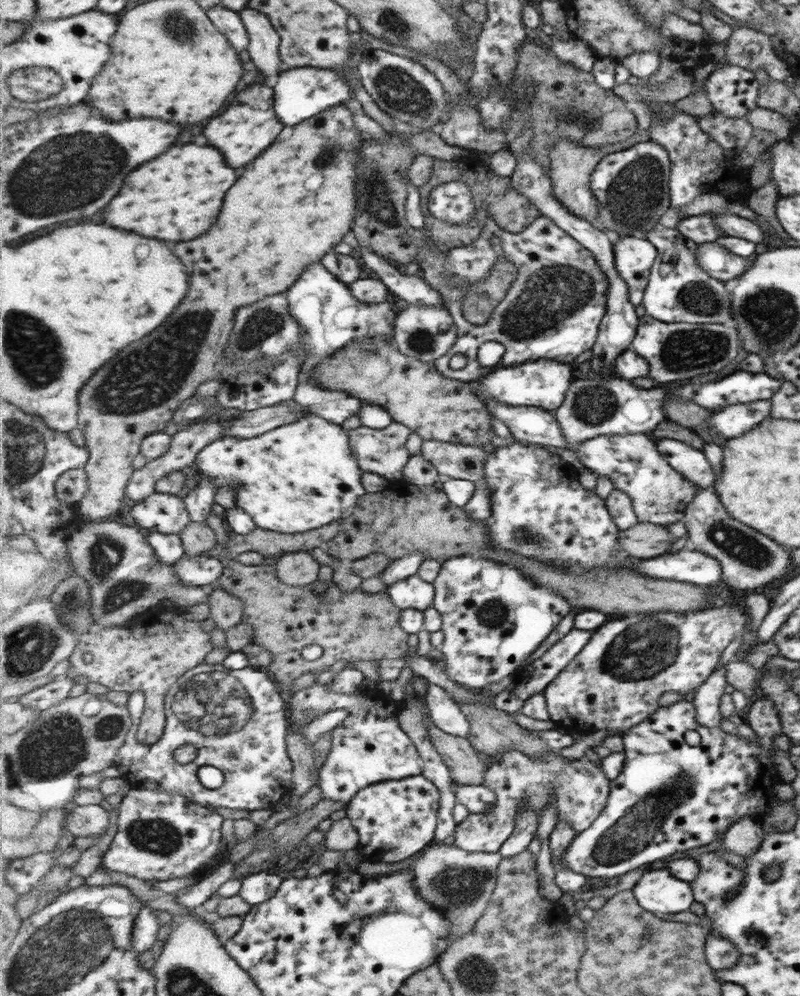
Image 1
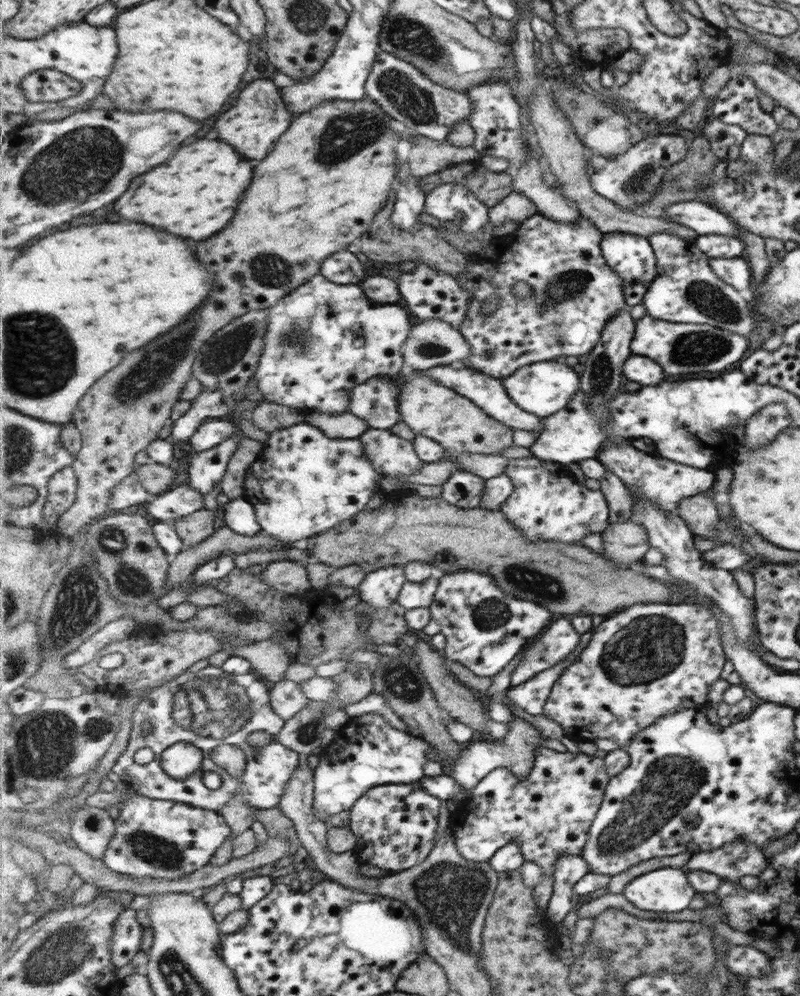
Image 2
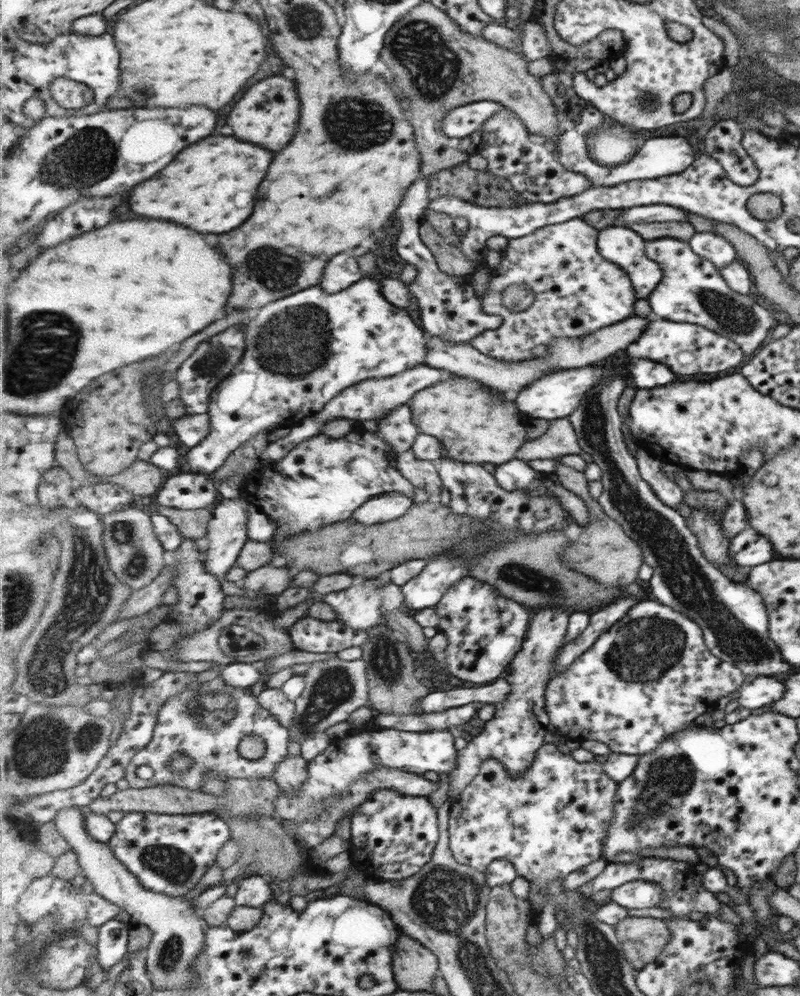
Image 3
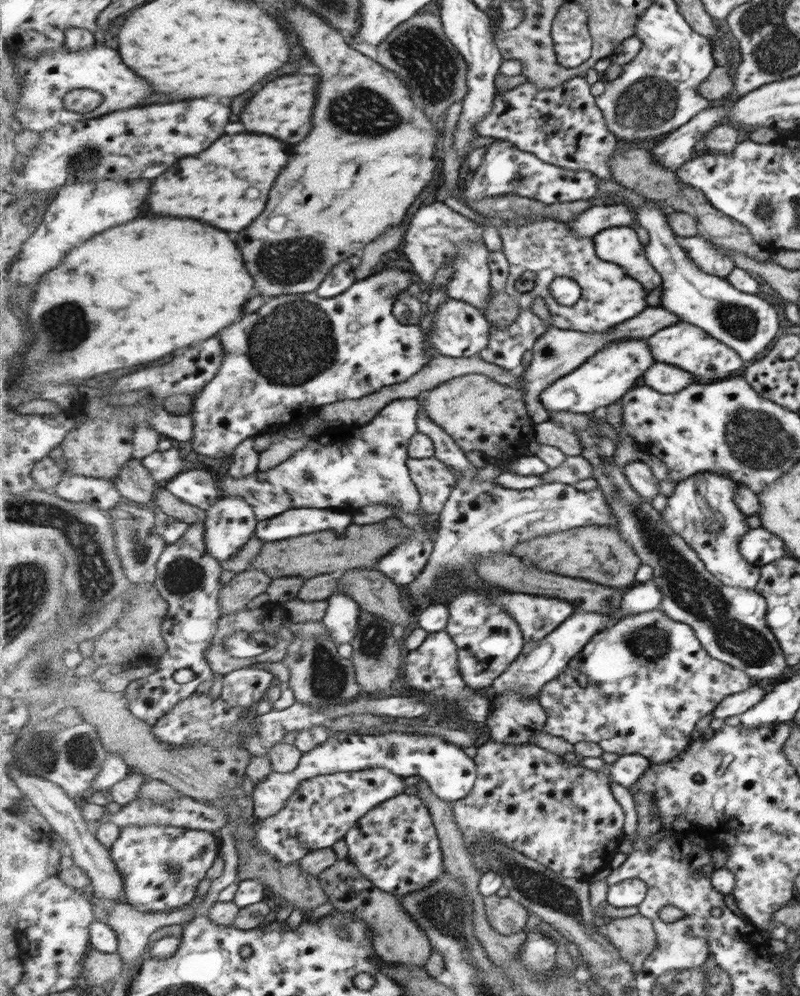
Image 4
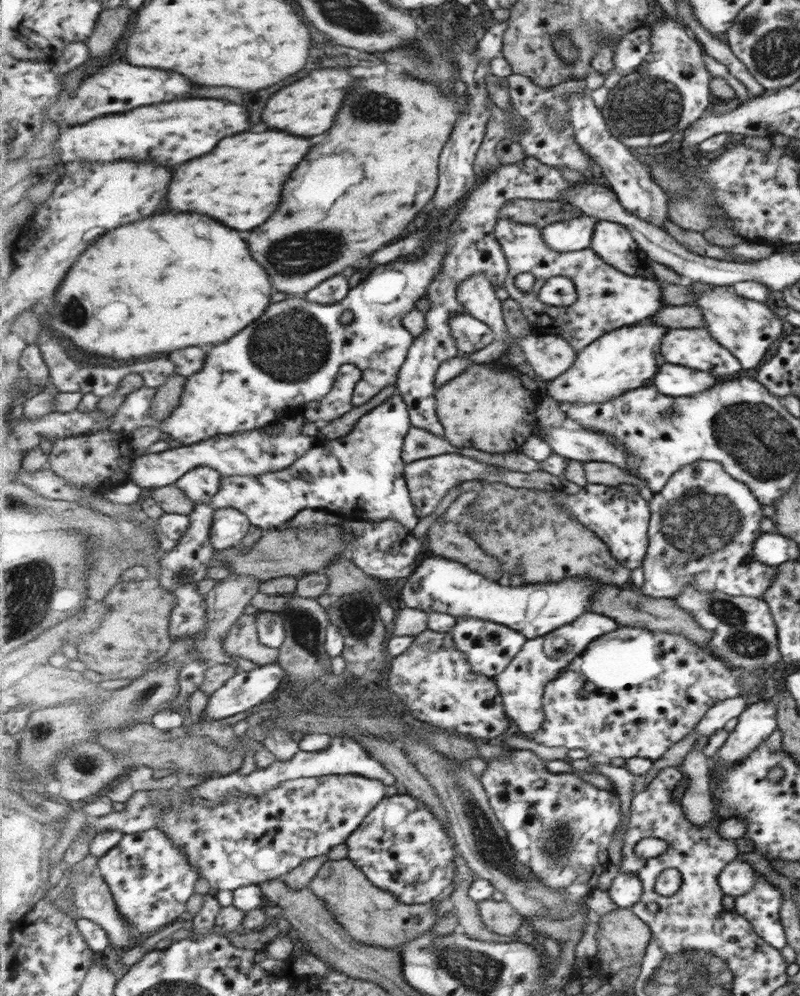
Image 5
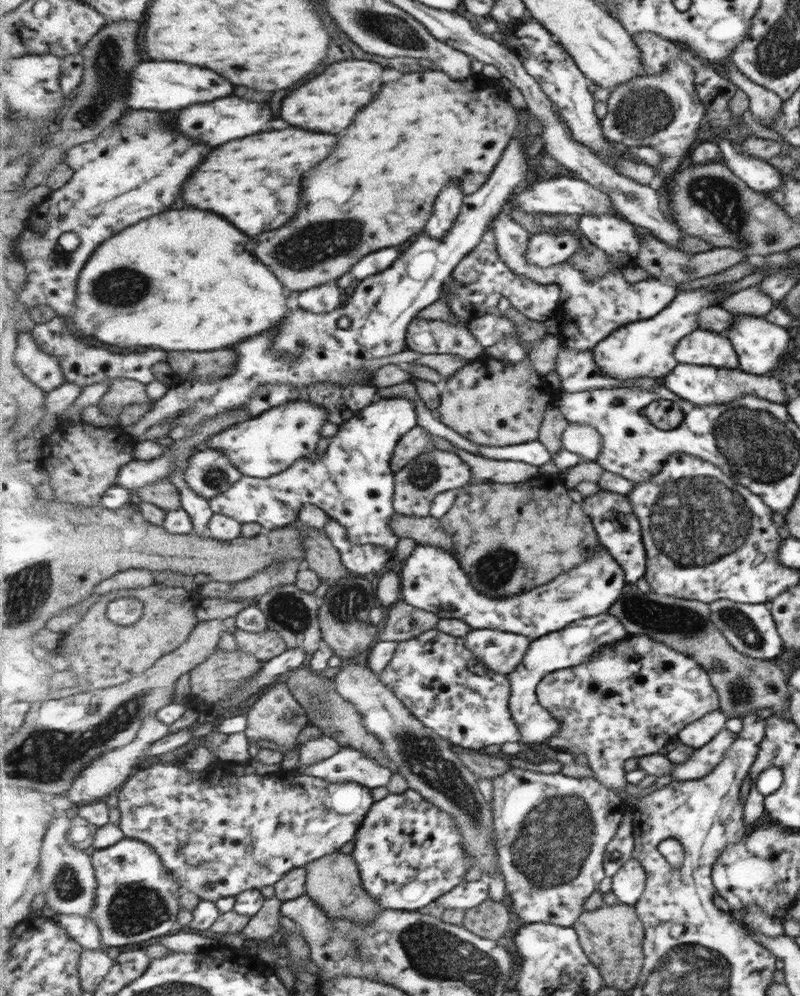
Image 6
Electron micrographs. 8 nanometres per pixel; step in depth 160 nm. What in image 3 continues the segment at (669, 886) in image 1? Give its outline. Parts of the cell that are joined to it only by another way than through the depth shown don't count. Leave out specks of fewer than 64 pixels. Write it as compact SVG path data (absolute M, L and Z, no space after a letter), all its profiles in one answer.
M639 880L614 889L610 900L627 910L659 908L663 898L661 884Z

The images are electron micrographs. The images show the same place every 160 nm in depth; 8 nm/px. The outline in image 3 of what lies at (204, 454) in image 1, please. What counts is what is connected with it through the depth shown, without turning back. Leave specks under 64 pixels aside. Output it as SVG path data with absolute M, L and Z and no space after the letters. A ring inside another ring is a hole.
M403 403L395 408L391 414L378 422L378 432L363 432L359 434L352 430L343 438L333 439L319 434L303 442L291 450L285 458L277 462L269 462L262 469L255 470L245 480L241 497L249 504L265 514L276 524L278 530L272 543L289 539L292 536L306 531L320 528L351 519L354 512L376 497L391 491L402 492L405 496L415 496L415 485L407 480L400 470L397 470L396 461L399 455L407 452L415 445L421 430L415 426L410 403ZM393 451L396 458L391 464L389 452Z

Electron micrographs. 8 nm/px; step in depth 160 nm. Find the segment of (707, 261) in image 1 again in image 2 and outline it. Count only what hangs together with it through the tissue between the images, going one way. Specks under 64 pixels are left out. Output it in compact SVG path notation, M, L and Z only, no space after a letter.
M709 258L709 264L724 283L728 283L735 290L748 293L751 272L746 258Z

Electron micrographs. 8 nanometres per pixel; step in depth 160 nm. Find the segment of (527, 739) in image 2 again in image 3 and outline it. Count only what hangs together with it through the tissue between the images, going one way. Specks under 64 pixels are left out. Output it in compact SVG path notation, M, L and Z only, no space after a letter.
M561 607L537 608L528 628L524 646L512 662L512 673L507 677L511 684L510 695L495 705L494 717L483 723L469 744L460 750L458 767L451 774L449 800L454 801L473 782L480 771L481 763L488 758L498 758L510 770L513 778L520 777L536 759L538 750L545 744L545 736L555 732L546 709L546 688L552 678L551 665L557 658L556 652L565 646L564 640L570 623L569 612Z

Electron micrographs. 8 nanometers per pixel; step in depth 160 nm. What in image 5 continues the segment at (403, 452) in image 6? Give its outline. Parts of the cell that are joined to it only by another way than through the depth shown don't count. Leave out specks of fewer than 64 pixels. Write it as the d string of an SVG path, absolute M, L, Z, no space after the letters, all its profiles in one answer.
M412 426L405 438L402 457L406 463L411 463L445 453L458 453L458 448L451 445L446 438L439 438L423 428Z

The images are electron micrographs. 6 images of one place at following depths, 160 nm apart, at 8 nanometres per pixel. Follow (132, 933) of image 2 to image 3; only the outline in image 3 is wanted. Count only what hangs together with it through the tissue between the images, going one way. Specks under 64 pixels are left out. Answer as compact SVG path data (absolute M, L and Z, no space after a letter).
M111 920L99 927L98 960L105 970L119 964L130 953L130 930L133 926Z

